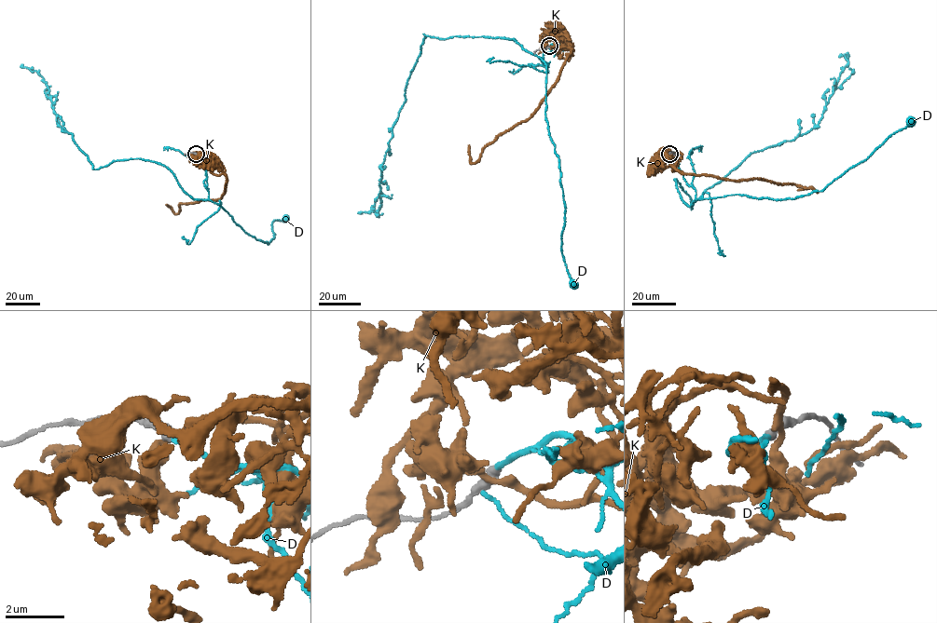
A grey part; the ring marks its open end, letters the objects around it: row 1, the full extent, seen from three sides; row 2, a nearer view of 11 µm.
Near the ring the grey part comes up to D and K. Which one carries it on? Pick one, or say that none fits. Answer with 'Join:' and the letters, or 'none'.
Join: D

